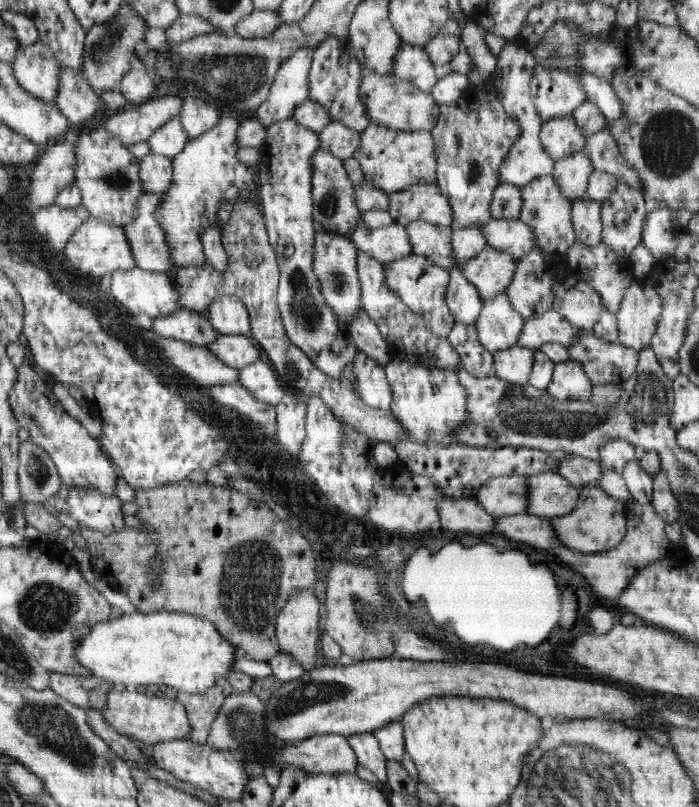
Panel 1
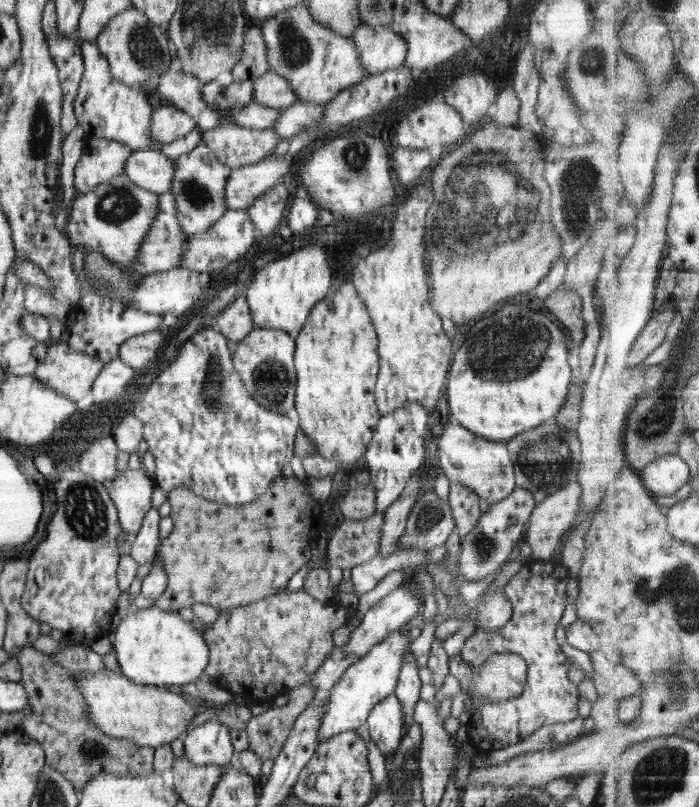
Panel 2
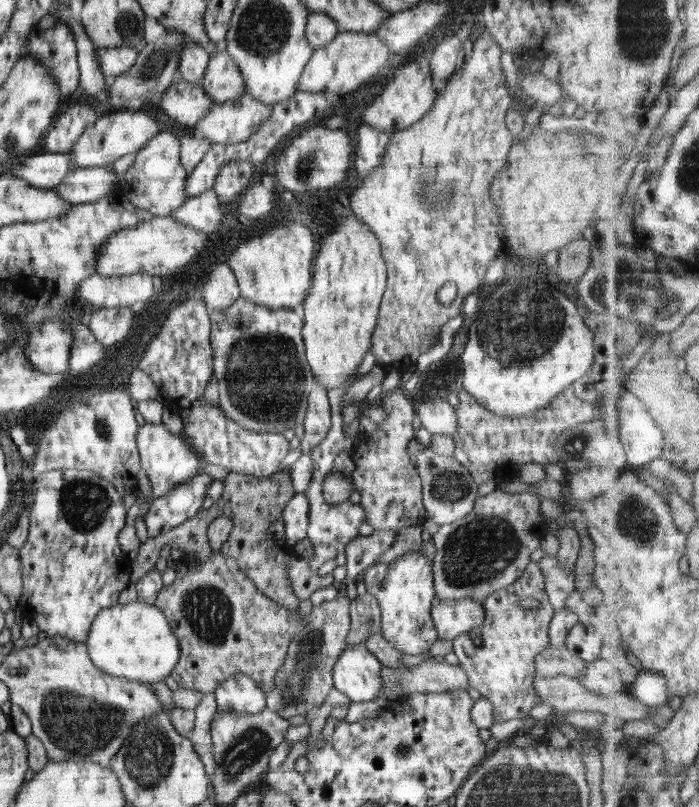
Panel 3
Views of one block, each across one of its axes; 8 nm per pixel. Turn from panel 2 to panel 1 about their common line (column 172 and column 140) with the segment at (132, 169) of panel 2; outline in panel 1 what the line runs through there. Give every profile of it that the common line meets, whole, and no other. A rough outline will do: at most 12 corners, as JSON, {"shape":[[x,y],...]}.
{"shape":[[152,152],[140,158],[146,193],[168,192],[172,157]]}

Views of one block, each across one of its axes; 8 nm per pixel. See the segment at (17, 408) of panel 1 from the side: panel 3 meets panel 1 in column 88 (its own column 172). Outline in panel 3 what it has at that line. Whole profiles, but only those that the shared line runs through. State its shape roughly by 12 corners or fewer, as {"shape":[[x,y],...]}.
{"shape":[[163,423],[139,427],[151,498],[199,474],[201,456]]}

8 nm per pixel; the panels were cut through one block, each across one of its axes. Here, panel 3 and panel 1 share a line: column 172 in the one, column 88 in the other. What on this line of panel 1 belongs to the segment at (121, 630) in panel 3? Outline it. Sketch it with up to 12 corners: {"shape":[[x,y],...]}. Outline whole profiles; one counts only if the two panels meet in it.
{"shape":[[182,612],[102,620],[76,644],[117,687],[201,694],[237,648]]}

